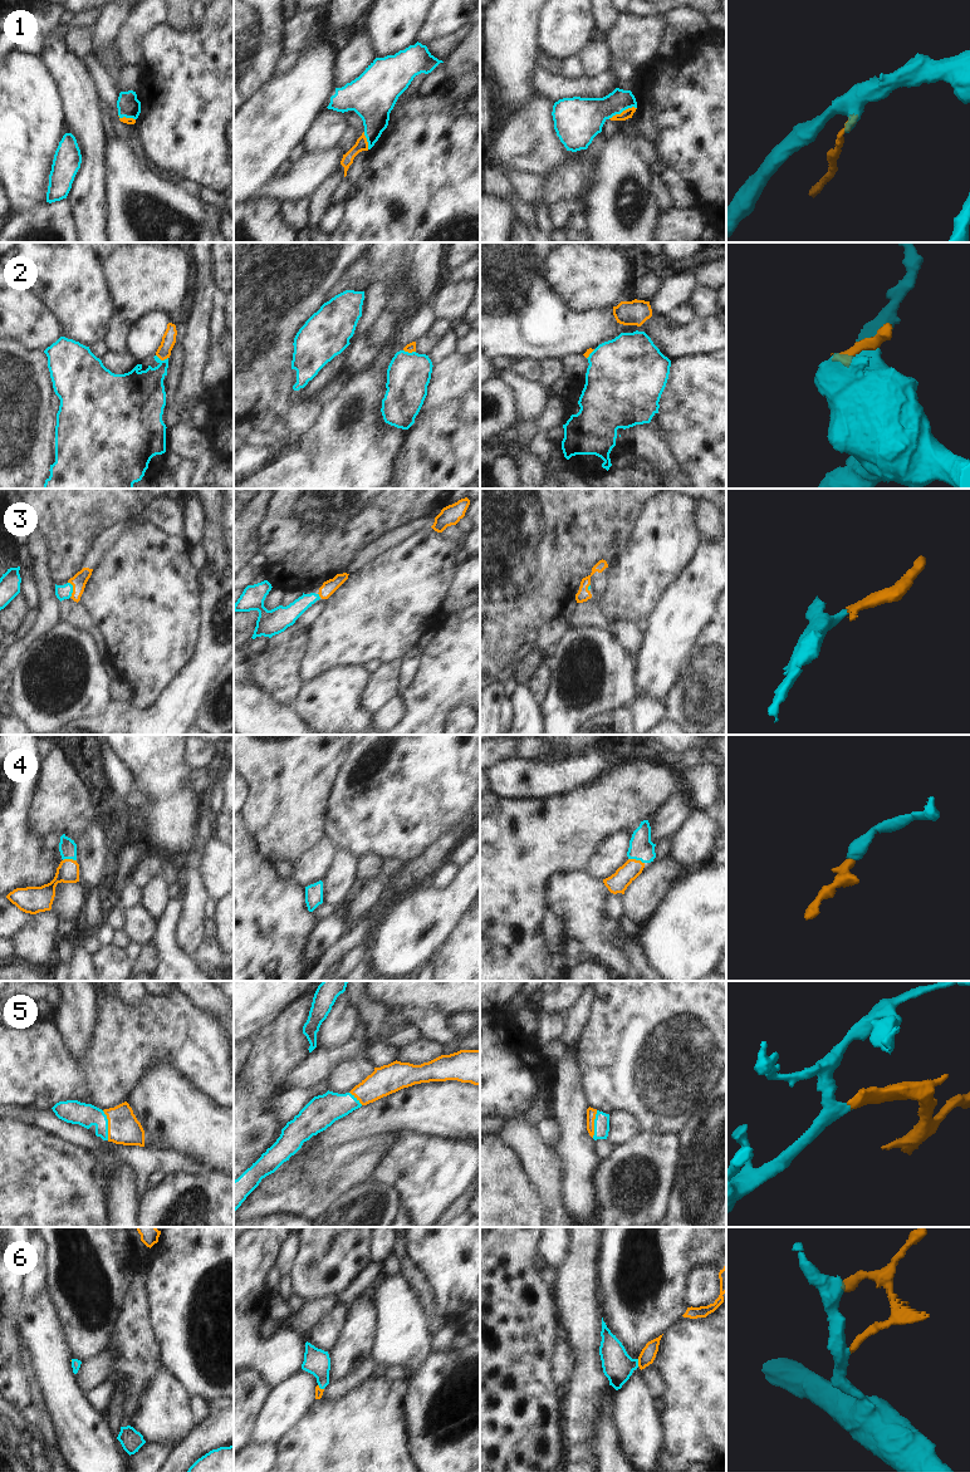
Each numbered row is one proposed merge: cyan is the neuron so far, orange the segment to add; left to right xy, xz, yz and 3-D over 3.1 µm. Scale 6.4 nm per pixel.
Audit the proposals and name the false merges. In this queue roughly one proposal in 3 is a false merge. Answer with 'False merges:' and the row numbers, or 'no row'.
False merges: 2

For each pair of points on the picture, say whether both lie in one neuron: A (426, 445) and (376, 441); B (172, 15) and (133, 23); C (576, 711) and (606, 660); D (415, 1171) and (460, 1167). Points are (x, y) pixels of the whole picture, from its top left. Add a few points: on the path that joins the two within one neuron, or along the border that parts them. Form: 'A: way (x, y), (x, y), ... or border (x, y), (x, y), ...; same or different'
A: border (408, 430), (396, 461), (396, 472); different
B: border (166, 13), (163, 21); different
C: way (589, 701), (599, 693), (603, 673); same
D: way (426, 1171), (449, 1167); same

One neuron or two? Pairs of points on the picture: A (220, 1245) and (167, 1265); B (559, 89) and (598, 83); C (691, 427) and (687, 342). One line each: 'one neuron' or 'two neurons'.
A: one neuron
B: one neuron
C: two neurons

